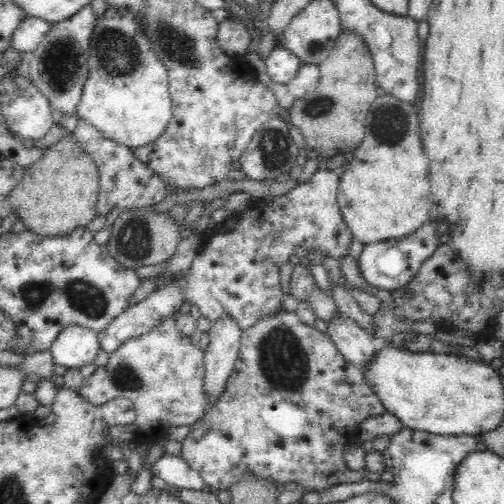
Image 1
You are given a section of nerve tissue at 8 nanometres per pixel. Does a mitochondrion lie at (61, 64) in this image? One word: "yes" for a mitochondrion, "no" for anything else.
yes

